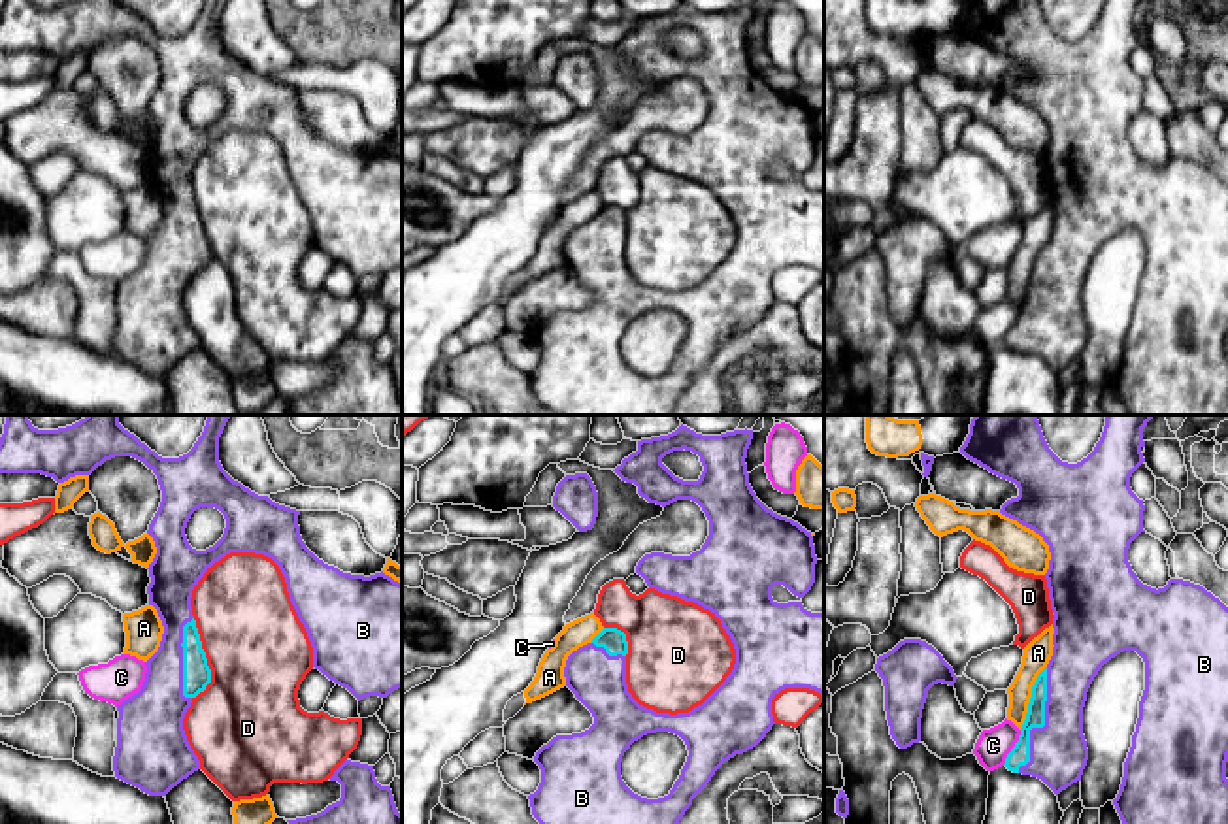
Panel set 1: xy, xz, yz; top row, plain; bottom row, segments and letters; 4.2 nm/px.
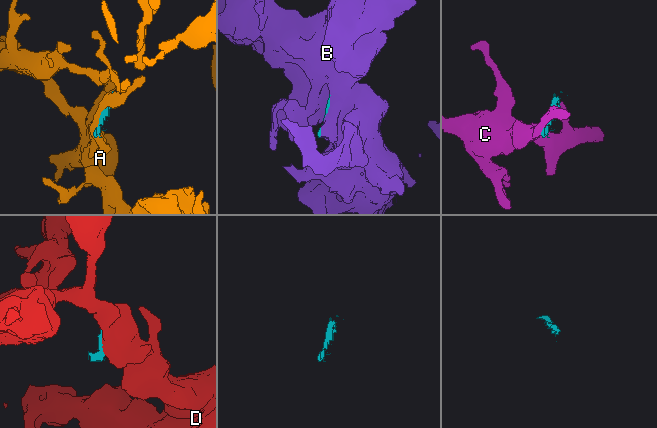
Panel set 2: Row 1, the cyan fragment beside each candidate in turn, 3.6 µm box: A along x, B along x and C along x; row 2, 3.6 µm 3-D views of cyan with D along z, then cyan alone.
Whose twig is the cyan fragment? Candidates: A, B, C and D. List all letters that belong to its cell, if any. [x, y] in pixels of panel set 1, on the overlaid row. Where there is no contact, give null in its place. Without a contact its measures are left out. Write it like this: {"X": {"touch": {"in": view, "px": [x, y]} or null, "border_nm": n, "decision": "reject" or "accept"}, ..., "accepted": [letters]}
{"A": {"touch": {"in": "yz", "px": [1030, 698]}, "border_nm": 300, "decision": "reject"}, "B": {"touch": {"in": "yz", "px": [1044, 725]}, "border_nm": 460, "decision": "accept"}, "C": {"touch": {"in": "yz", "px": [1013, 747]}, "border_nm": 170, "decision": "reject"}, "D": {"touch": {"in": "xy", "px": [206, 659]}, "border_nm": 340, "decision": "reject"}, "accepted": ["B"]}

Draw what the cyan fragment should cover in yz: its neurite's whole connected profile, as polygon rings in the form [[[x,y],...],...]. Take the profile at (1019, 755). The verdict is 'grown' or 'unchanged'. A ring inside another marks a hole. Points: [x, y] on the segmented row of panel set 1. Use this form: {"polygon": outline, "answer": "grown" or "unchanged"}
{"polygon": [[[975,415],[960,453],[990,473],[1017,485],[1019,496],[1000,513],[1034,530],[1049,545],[1045,573],[1053,618],[1053,656],[1032,686],[1019,741],[1005,758],[1013,773],[1041,779],[1056,796],[1081,781],[1088,760],[1083,735],[1087,692],[1111,658],[1136,651],[1145,662],[1145,690],[1124,777],[1113,805],[1122,824],[1228,824],[1228,607],[1203,586],[1170,579],[1164,588],[1143,585],[1128,562],[1130,543],[1143,530],[1143,500],[1130,488],[1132,473],[1145,462],[1143,428],[1154,415],[1105,415],[1094,451],[1077,464],[1062,462],[1047,445],[1037,415]]], "answer": "grown"}

